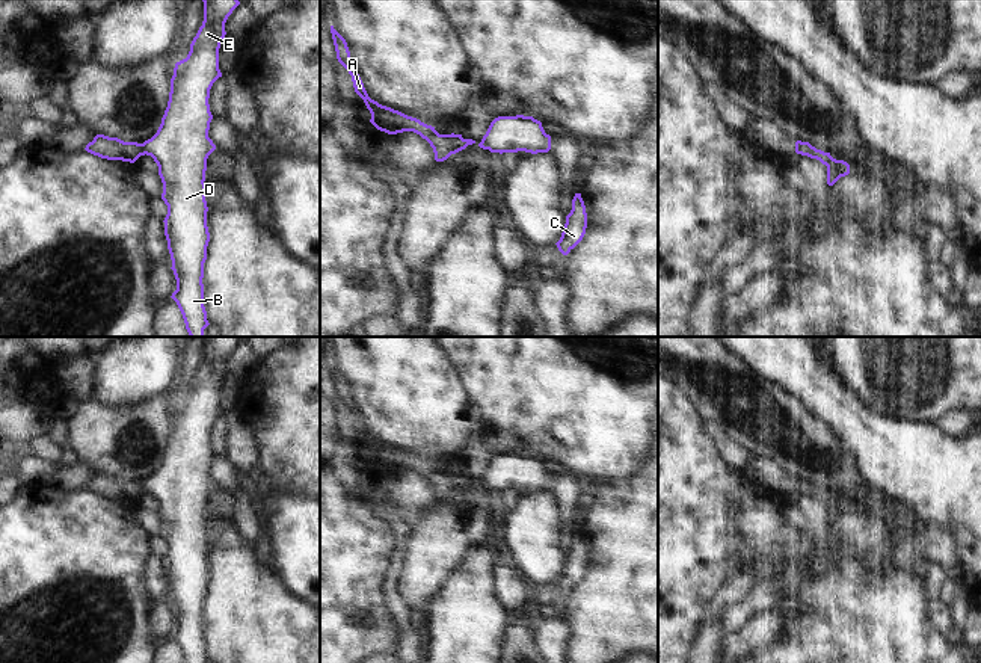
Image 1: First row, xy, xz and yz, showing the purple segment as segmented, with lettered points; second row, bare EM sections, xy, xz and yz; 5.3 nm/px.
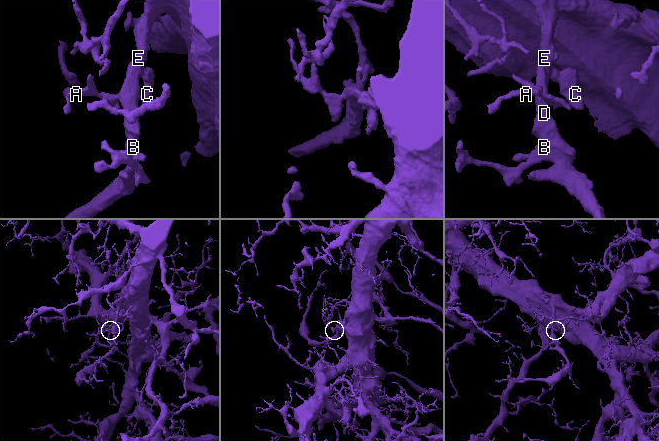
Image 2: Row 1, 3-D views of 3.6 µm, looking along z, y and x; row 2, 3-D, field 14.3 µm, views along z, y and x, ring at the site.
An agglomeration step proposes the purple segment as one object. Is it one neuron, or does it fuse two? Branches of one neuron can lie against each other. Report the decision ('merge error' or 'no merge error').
no merge error

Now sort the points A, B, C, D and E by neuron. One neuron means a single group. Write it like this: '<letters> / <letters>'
A B C D E

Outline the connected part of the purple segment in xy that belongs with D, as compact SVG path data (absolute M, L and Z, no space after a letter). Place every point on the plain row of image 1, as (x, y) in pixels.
M204 337L204 359L190 382L186 397L175 402L171 417L171 430L168 446L161 456L157 471L145 479L124 480L118 476L97 473L86 483L86 489L107 498L122 498L134 501L140 494L151 494L158 504L158 513L163 521L161 538L168 544L165 556L165 574L172 598L172 609L177 618L177 628L172 637L177 640L186 663L210 663L204 645L204 601L207 598L207 584L210 571L207 565L205 539L205 509L207 497L216 488L208 476L210 461L210 427L222 415L219 408L219 387L225 376L225 361L232 349L240 343L237 337Z

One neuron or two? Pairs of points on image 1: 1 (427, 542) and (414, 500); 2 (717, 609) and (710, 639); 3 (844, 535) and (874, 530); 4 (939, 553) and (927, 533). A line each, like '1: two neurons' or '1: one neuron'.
1: two neurons
2: one neuron
3: one neuron
4: one neuron

